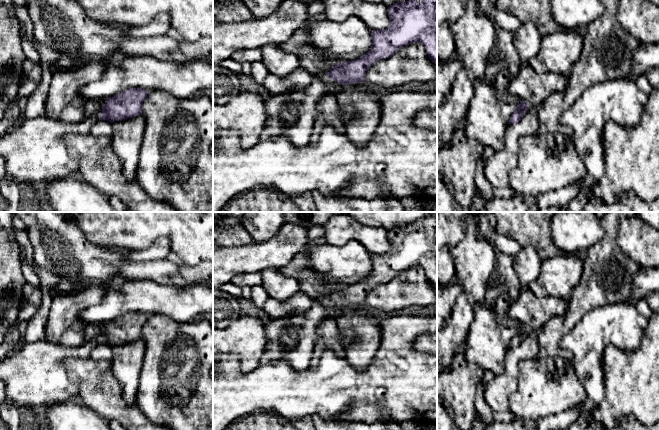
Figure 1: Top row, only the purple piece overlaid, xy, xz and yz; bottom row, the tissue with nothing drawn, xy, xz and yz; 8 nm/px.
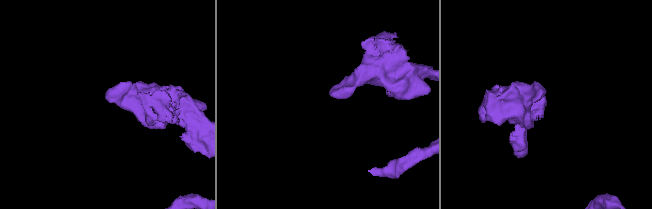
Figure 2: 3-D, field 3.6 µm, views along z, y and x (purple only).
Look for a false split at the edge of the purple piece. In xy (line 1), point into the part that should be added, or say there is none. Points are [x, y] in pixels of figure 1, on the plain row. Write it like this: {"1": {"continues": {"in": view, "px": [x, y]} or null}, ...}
{"1": {"continues": {"in": "xy", "px": [90, 331]}}}

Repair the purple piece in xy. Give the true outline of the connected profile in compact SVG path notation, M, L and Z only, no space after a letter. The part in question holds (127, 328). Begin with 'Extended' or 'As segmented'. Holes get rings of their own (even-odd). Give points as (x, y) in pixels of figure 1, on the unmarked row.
Extended. M129 312L119 319L106 324L84 323L84 336L90 340L99 333L99 342L111 347L142 338L142 327L148 318L147 314L141 312Z

